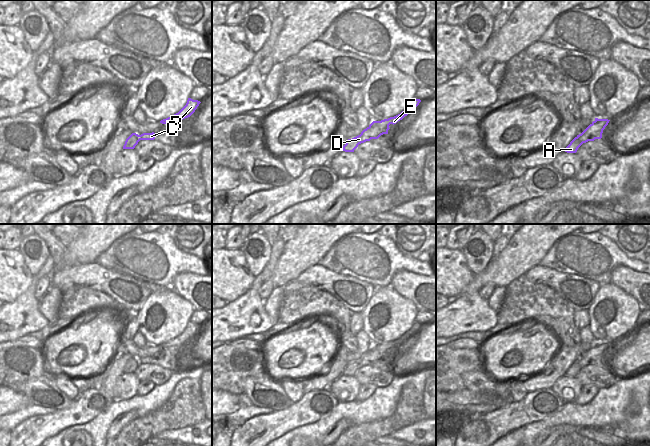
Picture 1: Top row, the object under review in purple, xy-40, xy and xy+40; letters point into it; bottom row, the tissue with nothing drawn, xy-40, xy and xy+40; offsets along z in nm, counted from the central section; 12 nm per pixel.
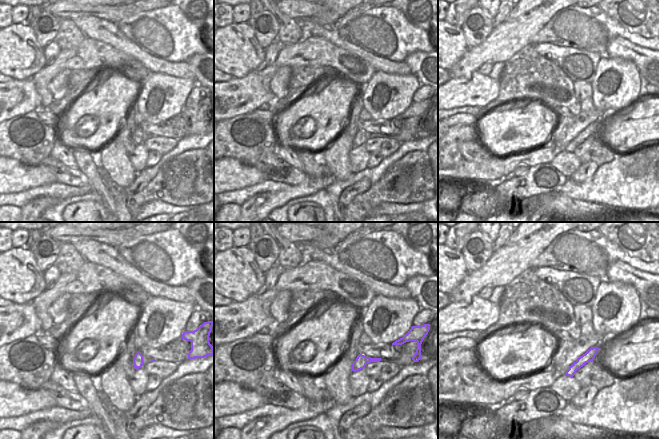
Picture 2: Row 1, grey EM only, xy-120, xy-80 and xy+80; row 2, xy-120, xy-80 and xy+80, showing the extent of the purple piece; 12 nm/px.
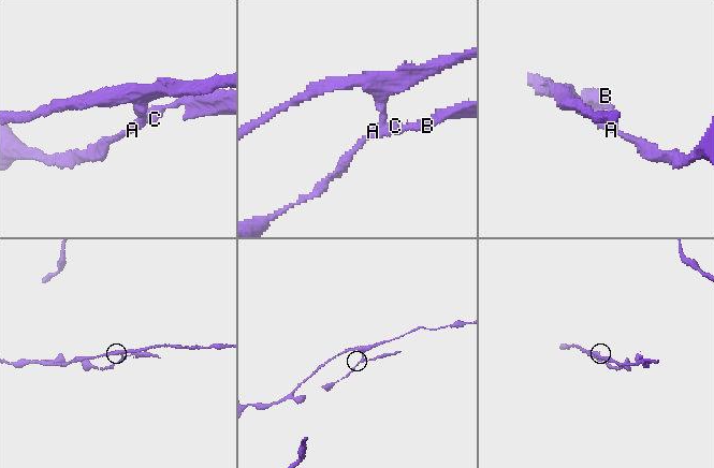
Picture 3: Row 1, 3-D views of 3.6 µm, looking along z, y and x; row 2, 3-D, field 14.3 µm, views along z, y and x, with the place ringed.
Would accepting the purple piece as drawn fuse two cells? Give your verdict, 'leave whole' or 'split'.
split

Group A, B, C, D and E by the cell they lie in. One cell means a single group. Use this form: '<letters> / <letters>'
A C D / B E

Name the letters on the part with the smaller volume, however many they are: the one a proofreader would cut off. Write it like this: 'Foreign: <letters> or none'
Foreign: B, E

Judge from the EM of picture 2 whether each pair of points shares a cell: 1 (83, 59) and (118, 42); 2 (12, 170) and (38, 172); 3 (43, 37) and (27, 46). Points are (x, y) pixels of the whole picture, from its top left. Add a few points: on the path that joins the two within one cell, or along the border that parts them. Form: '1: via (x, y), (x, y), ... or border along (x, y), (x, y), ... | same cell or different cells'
1: border along (88, 37), (110, 44), (131, 56) | different cells
2: via (18, 172), (32, 172) | same cell
3: border along (29, 24), (37, 42), (43, 47) | different cells

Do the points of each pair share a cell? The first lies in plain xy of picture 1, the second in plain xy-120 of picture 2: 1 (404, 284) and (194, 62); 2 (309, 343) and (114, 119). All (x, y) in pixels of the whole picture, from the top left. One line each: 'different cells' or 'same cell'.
1: same cell
2: same cell

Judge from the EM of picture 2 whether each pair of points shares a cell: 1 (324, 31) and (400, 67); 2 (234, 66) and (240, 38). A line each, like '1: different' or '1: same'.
1: same
2: same

